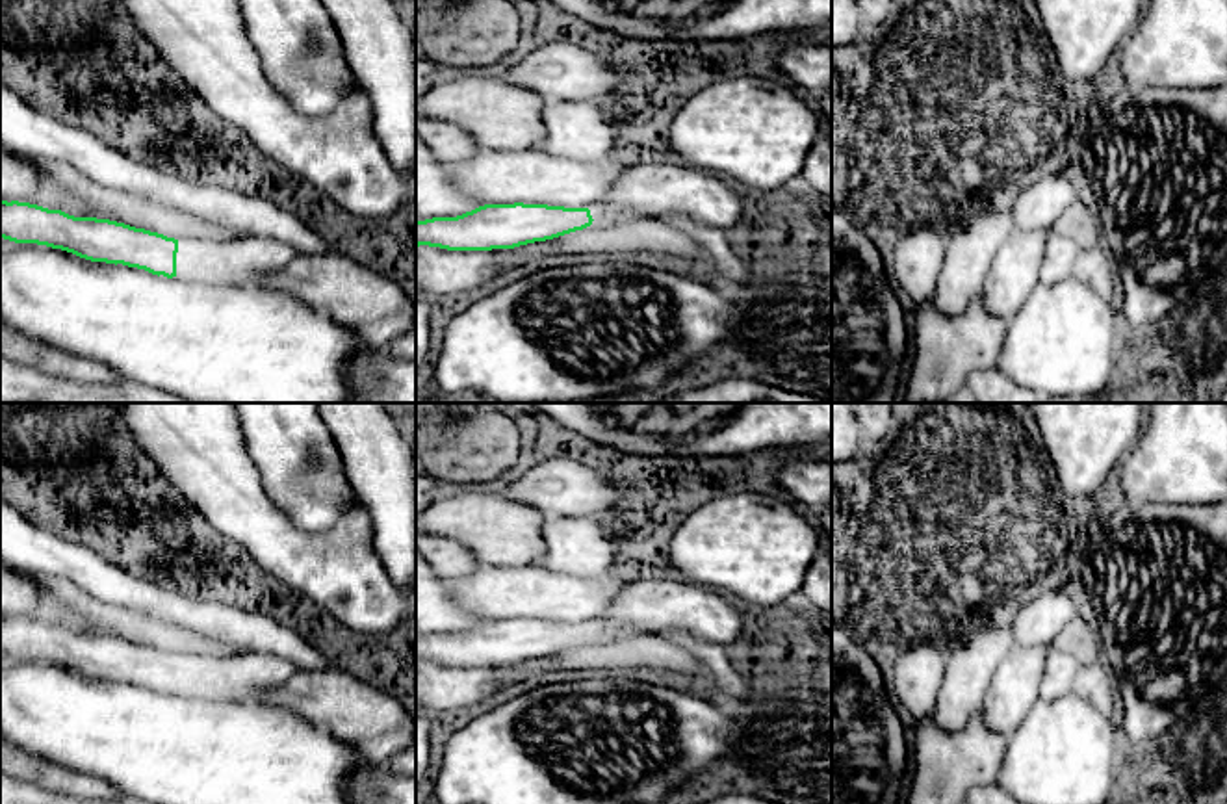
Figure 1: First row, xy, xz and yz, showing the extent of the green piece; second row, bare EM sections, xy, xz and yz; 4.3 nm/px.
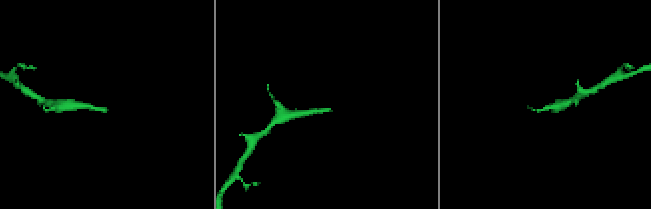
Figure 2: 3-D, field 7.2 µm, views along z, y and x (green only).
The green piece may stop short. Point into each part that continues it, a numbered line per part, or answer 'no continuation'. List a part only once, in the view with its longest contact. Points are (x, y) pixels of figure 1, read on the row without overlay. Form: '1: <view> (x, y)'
1: xy (249, 678)

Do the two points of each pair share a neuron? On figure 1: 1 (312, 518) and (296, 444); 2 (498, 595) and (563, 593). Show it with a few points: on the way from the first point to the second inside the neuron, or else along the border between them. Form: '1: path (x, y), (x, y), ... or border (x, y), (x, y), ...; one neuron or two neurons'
1: path (312, 500), (312, 474), (303, 463); one neuron
2: path (515, 595), (546, 595); one neuron

